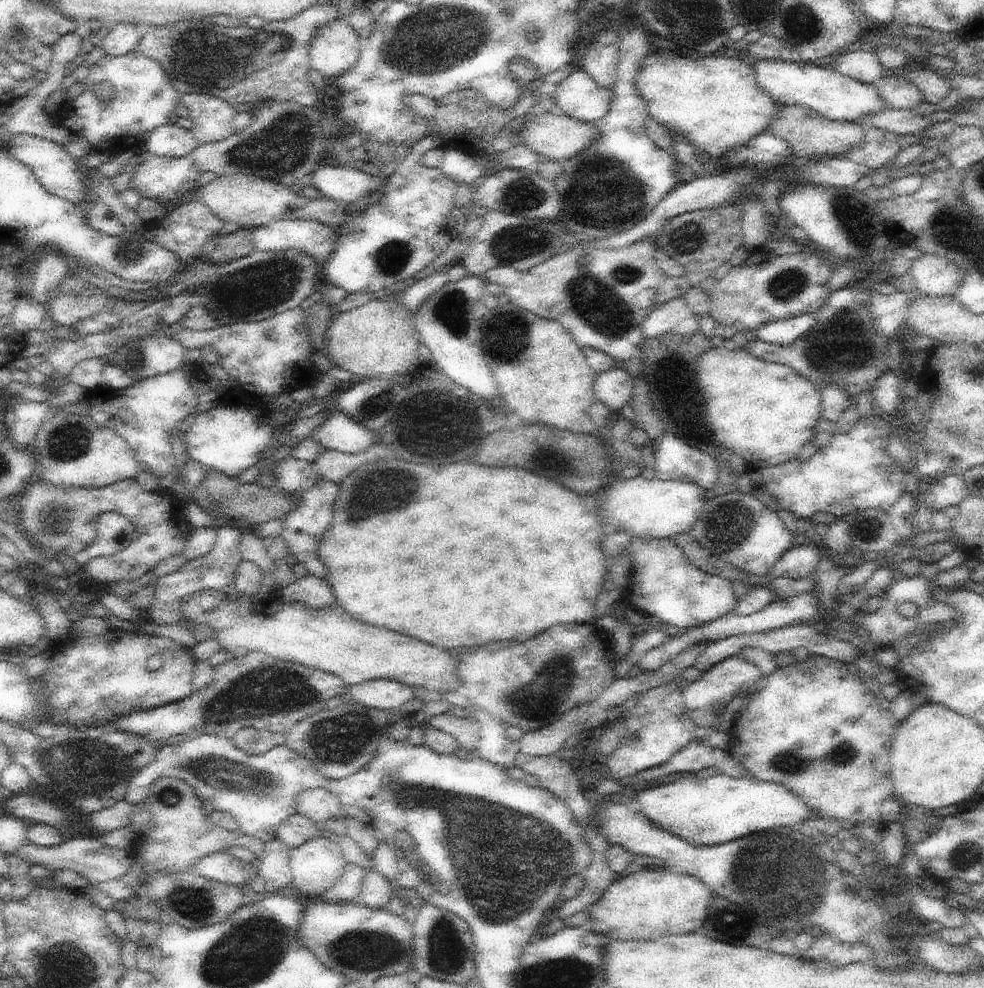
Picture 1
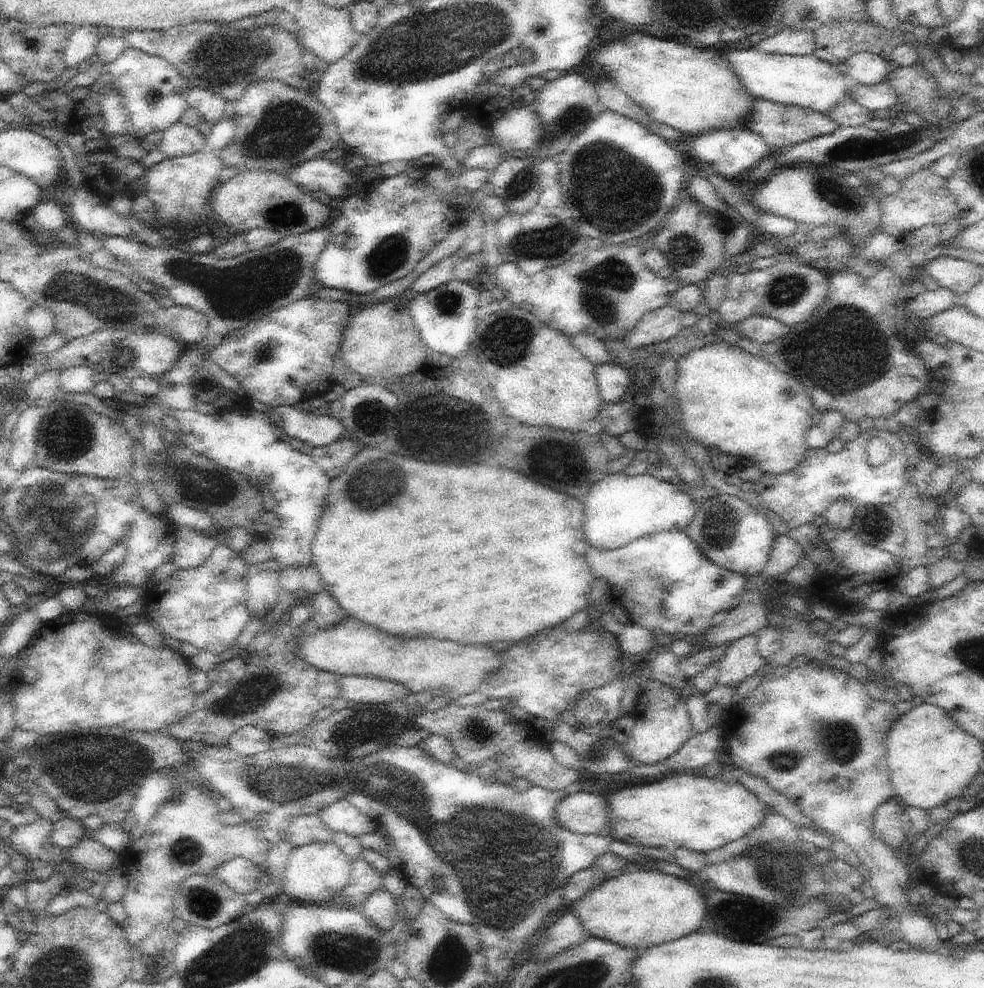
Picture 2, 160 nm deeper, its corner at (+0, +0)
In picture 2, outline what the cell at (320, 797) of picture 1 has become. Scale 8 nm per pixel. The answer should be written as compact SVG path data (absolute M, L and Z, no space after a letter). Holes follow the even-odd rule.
M346 798L334 800L332 804L324 806L320 810L319 816L333 832L346 832L346 834L354 837L381 830L372 818L359 812L358 808L346 801Z

